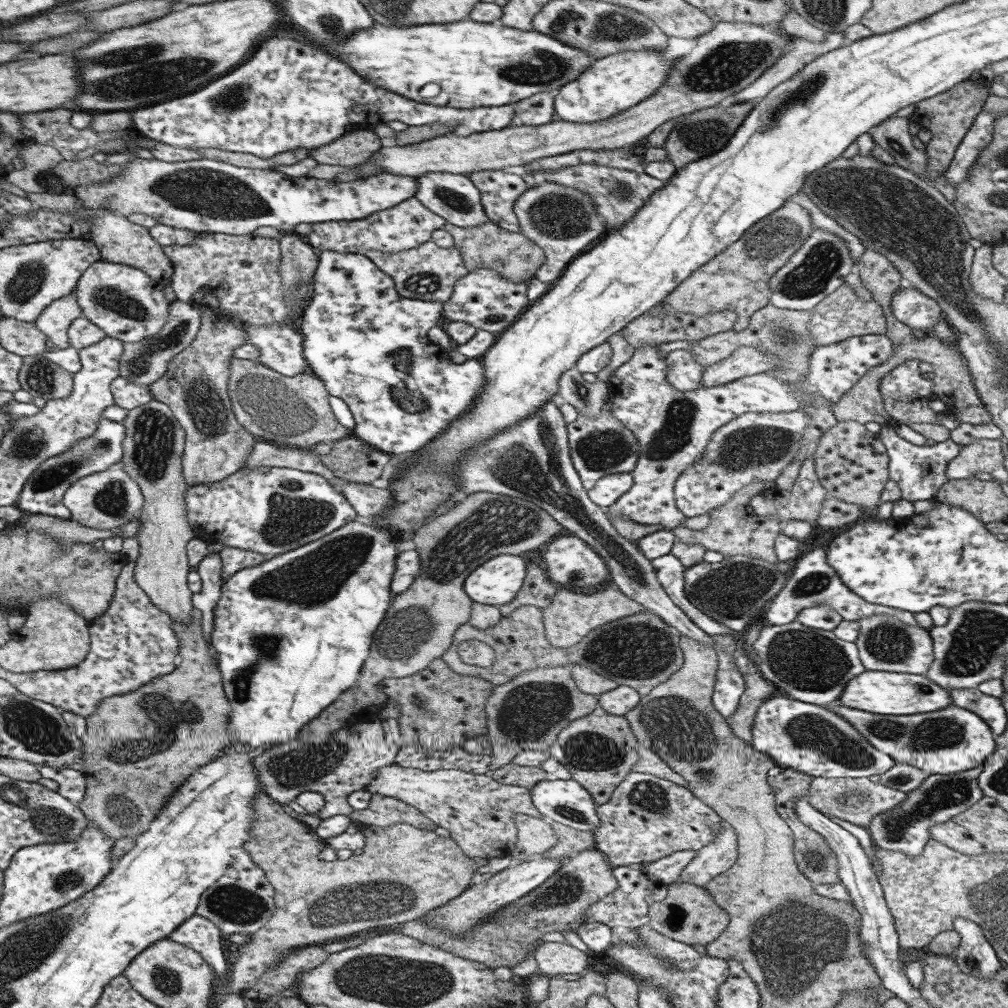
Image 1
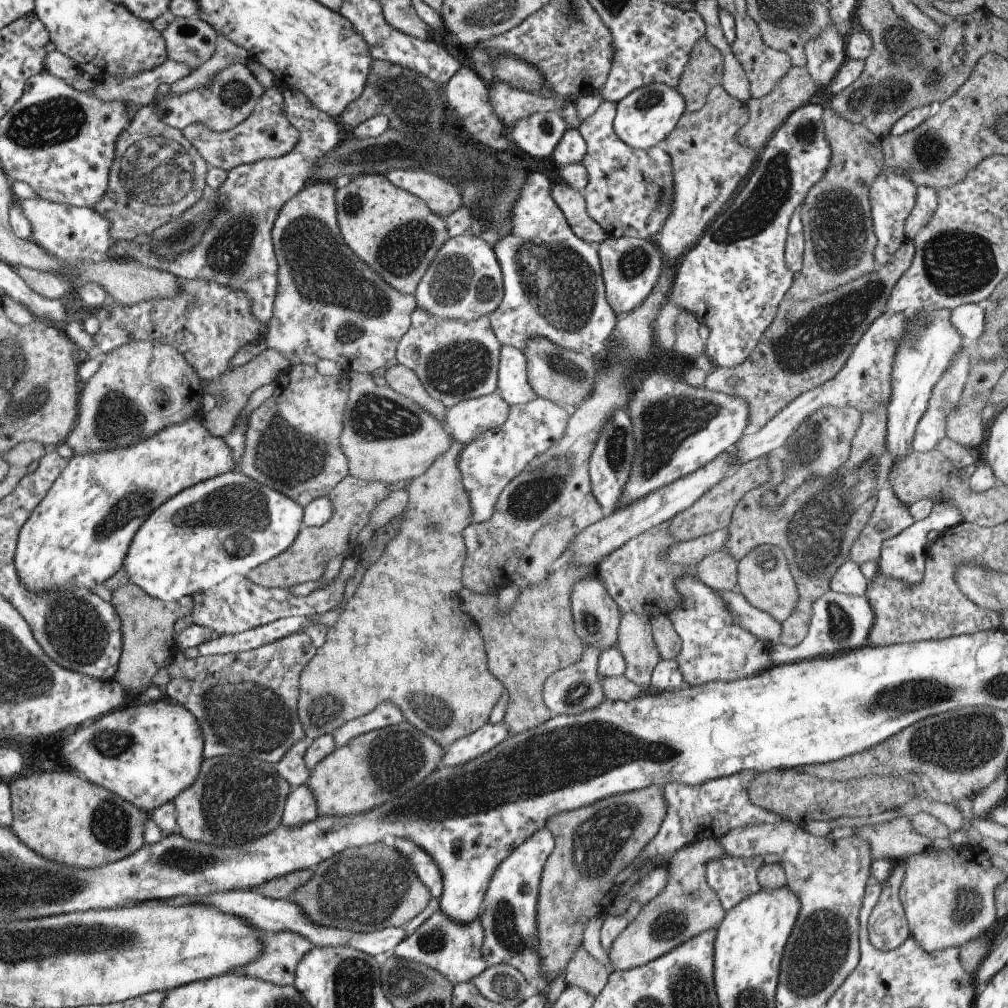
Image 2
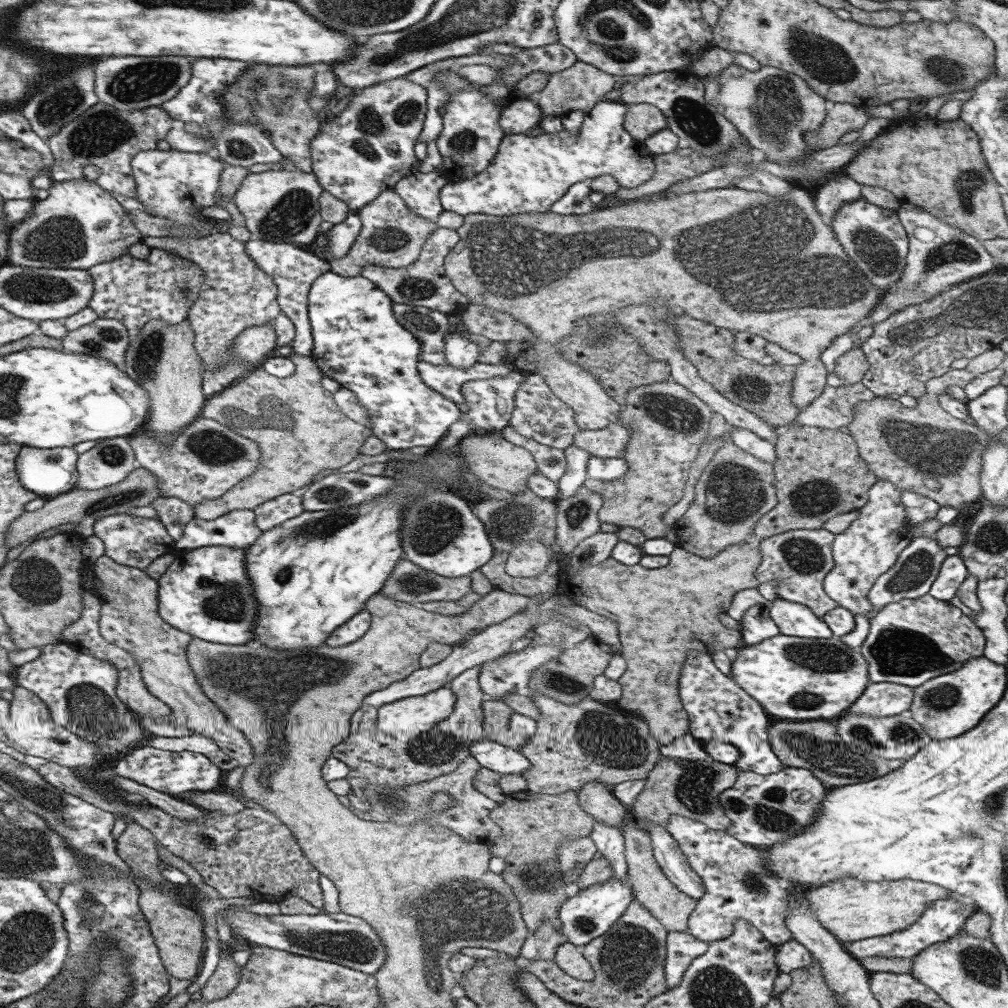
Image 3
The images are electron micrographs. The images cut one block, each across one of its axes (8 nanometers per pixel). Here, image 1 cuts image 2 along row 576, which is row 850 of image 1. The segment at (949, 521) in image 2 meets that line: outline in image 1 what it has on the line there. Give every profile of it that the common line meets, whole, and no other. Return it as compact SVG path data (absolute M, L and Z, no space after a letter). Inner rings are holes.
M983 764L964 772L927 776L920 786L907 793L907 802L896 805L886 813L871 818L867 831L876 847L917 857L922 854L927 841L931 839L931 828L938 822L948 822L953 816L968 810L982 797L978 775L983 772Z

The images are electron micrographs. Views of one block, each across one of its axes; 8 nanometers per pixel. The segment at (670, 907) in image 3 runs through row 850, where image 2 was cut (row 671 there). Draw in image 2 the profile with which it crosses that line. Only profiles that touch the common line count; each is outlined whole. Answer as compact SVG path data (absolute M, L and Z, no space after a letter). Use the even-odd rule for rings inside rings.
M623 613L616 645L626 663L625 677L644 691L650 689L651 674L662 658L653 639L653 628L648 616Z

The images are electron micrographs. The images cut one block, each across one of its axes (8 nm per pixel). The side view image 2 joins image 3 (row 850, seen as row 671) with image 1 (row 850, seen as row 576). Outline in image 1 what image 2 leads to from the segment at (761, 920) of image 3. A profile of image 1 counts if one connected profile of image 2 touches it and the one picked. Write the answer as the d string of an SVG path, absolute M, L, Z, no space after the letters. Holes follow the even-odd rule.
M679 850L660 858L660 860L650 861L644 865L642 870L656 875L659 880L670 886L679 882L684 867L696 855L697 851L695 850Z

